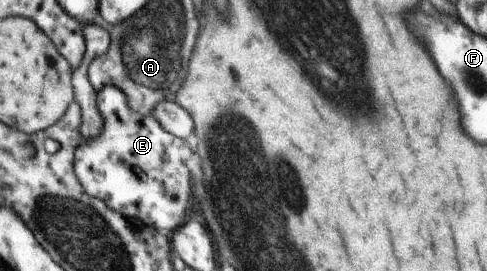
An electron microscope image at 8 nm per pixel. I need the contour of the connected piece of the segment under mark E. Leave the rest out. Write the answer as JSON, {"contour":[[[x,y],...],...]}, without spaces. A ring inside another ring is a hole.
{"contour":[[[115,85],[105,86],[96,92],[96,105],[102,116],[100,133],[79,144],[72,162],[80,185],[89,196],[103,200],[119,214],[169,236],[181,226],[187,202],[191,198],[189,172],[185,168],[185,158],[191,156],[189,142],[165,132],[153,116],[141,116],[134,111],[128,105],[125,95]]]}

